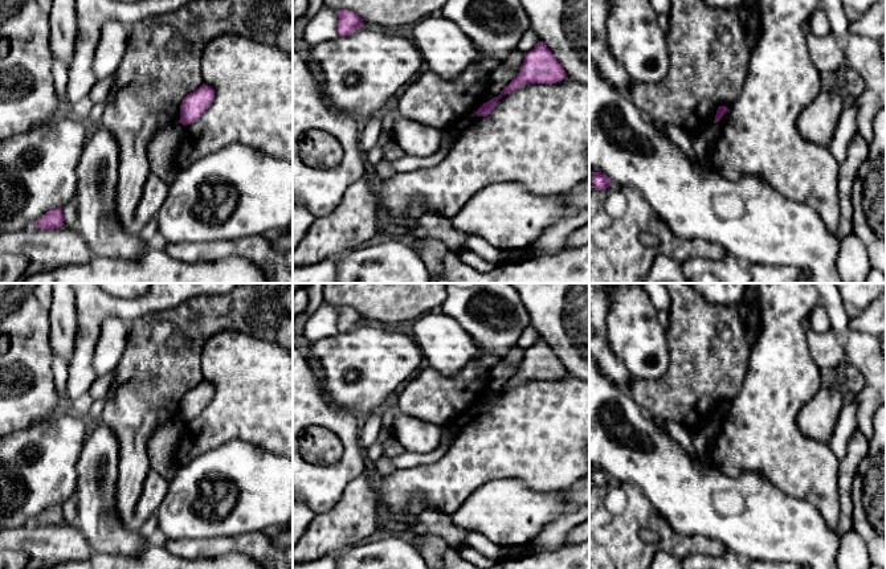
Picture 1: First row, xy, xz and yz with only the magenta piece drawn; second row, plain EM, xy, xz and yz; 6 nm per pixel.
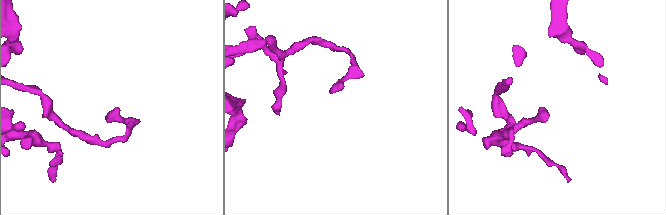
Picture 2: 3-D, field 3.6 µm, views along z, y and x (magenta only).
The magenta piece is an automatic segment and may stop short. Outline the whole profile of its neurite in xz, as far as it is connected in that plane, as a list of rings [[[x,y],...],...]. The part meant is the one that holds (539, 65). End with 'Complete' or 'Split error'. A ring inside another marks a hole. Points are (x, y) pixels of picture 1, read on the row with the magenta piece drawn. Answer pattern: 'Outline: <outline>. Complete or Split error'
Outline: [[[543,41],[524,53],[523,65],[518,75],[501,91],[501,94],[483,103],[475,112],[465,114],[462,118],[448,124],[441,130],[444,147],[457,132],[462,131],[475,116],[487,116],[497,102],[506,94],[530,83],[556,83],[567,77],[566,70],[554,57],[552,52]]]. Split error

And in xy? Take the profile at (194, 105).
Outline: [[[203,83],[188,94],[180,105],[180,120],[167,124],[148,143],[150,169],[170,185],[179,169],[175,163],[179,146],[183,139],[183,127],[195,123],[211,106],[215,90]]]. Split error

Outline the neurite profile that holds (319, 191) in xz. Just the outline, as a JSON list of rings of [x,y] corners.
[[[293,50],[293,201],[302,204],[315,217],[327,216],[340,204],[347,187],[367,175],[367,157],[360,148],[356,119],[324,103],[318,74],[306,58]],[[311,130],[332,135],[342,146],[343,159],[336,168],[317,169],[303,163],[299,143]]]

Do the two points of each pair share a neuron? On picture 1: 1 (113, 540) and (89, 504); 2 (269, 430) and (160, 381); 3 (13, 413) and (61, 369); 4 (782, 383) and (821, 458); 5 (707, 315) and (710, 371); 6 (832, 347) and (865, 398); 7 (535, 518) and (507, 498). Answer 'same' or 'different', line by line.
1: same
2: different
3: different
4: same
5: same
6: different
7: same

